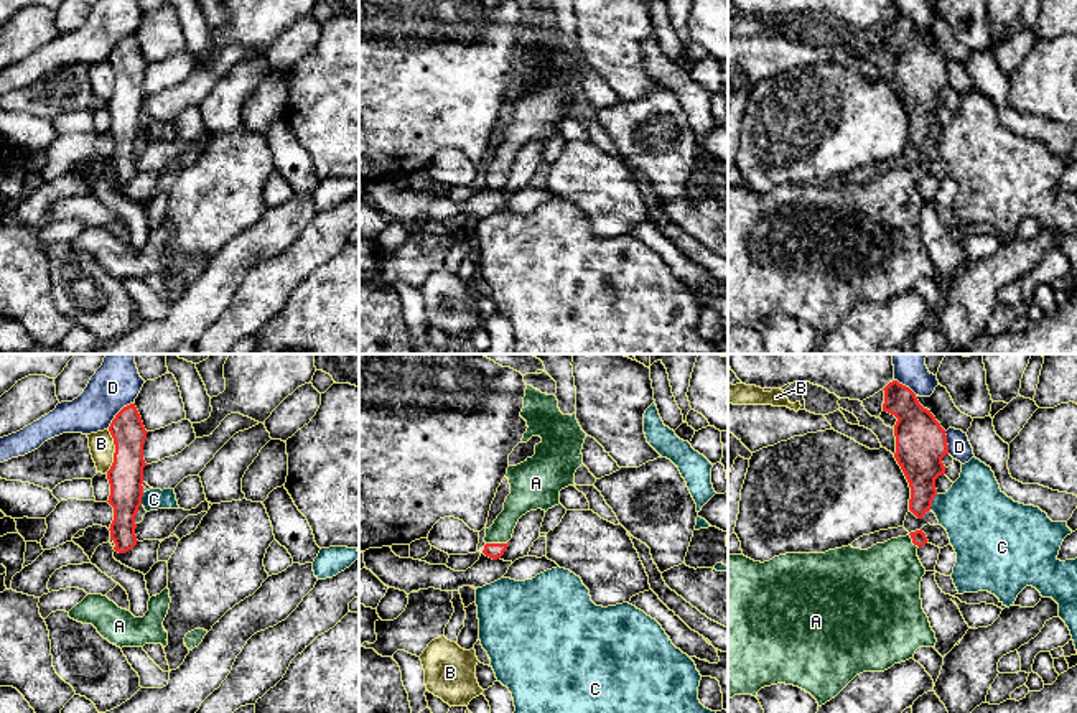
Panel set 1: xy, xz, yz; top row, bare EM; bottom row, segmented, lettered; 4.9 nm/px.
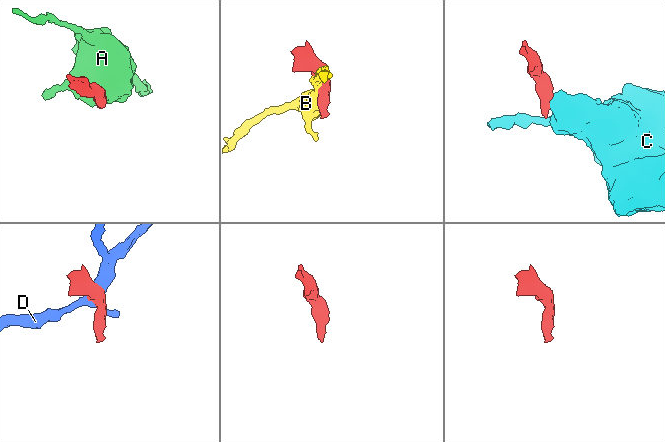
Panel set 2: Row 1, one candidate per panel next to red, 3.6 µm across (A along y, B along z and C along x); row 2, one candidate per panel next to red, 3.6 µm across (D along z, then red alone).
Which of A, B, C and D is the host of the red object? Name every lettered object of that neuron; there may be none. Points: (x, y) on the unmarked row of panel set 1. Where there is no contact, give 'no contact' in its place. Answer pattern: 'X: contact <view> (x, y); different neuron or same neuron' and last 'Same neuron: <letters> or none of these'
A: contact xz (496, 175); same neuron
B: contact xy (116, 83); different neuron
C: contact yz (931, 134); different neuron
D: contact xy (117, 45); different neuron
Same neuron: A

